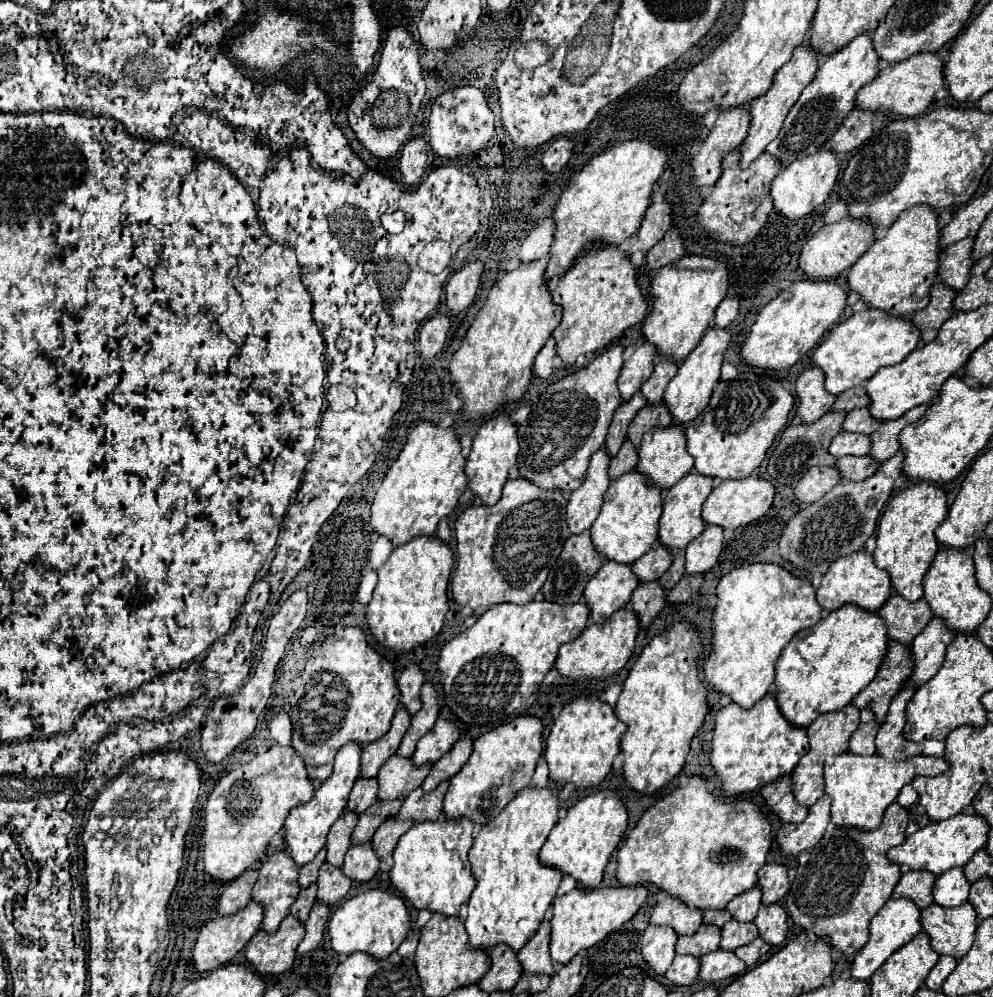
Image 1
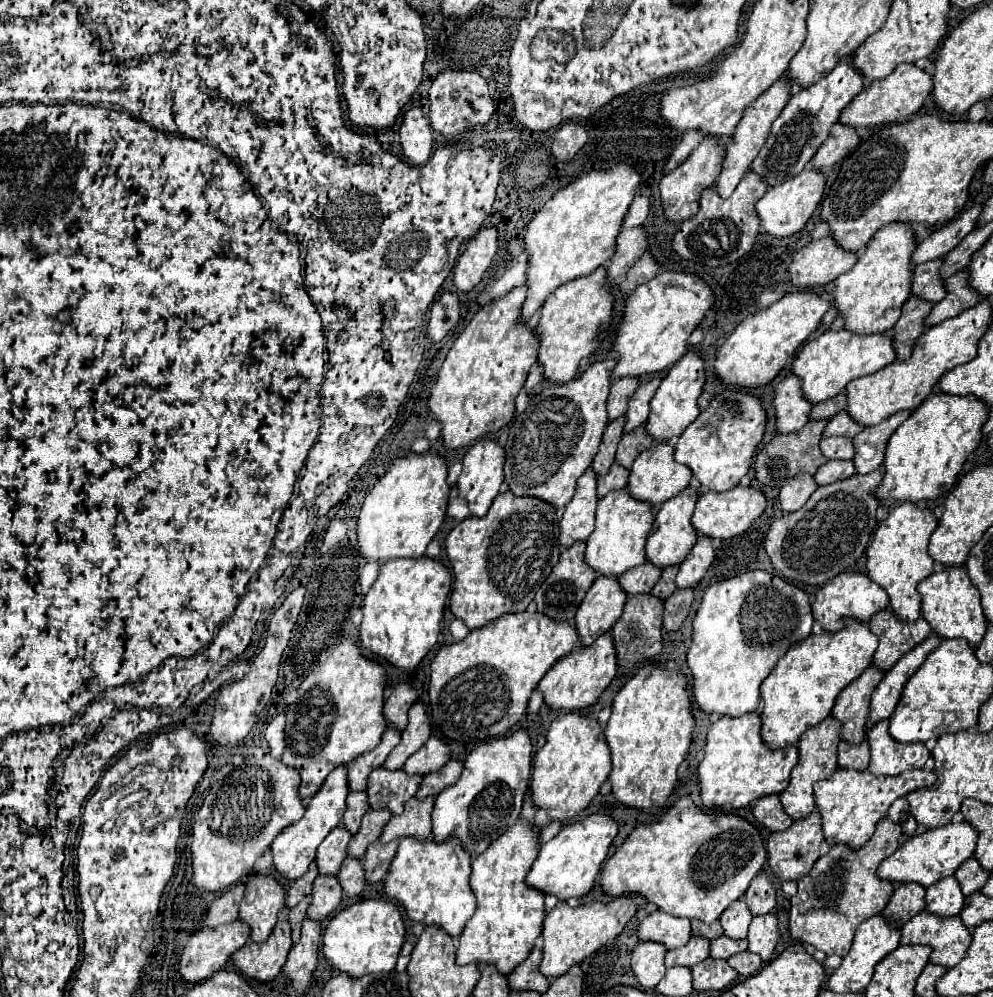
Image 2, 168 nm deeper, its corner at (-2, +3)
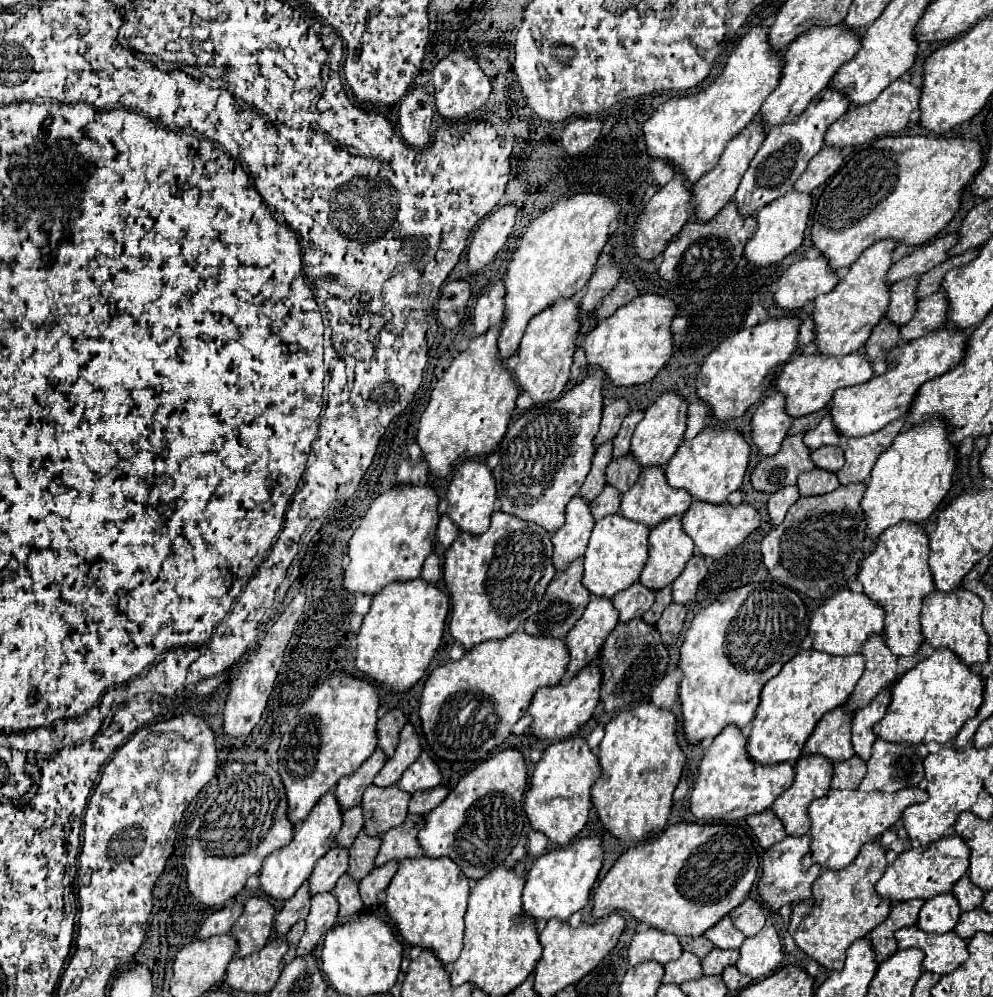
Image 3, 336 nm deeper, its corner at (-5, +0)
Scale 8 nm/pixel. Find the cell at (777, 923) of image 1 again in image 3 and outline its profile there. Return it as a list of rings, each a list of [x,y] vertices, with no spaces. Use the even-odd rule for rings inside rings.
[[[768,922],[756,936],[748,936],[740,946],[736,968],[754,980],[770,976],[782,962],[782,944],[776,928]]]

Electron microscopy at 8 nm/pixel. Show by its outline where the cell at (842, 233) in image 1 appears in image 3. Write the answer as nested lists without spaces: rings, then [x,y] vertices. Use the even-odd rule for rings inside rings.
[[[824,256],[814,260],[802,258],[784,270],[778,280],[778,292],[774,294],[774,302],[780,308],[798,310],[808,300],[814,300],[820,294],[826,294],[838,284],[838,274],[830,268]]]

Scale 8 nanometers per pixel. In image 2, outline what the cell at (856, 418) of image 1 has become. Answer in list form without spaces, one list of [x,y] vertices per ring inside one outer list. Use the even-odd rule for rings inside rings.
[[[847,411],[837,413],[835,417],[831,417],[827,421],[827,427],[823,429],[823,437],[831,437],[831,435],[839,435],[839,437],[855,437],[859,431],[863,429],[863,425],[857,425],[855,421],[851,421]]]

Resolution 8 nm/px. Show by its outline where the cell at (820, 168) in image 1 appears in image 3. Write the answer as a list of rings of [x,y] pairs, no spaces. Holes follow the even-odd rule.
[[[788,192],[786,196],[782,196],[780,200],[774,200],[772,204],[768,204],[768,208],[762,208],[756,214],[758,220],[758,230],[756,234],[748,240],[744,256],[754,262],[756,266],[768,266],[774,262],[780,262],[784,256],[788,256],[790,252],[794,252],[802,240],[804,240],[804,232],[808,228],[808,218],[810,218],[810,210],[812,210],[812,194],[806,192]]]

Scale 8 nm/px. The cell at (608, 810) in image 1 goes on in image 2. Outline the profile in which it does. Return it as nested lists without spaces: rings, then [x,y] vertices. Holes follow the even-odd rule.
[[[589,815],[577,823],[567,823],[561,831],[541,845],[539,855],[525,877],[525,883],[531,889],[541,889],[545,895],[555,895],[559,901],[567,901],[571,897],[583,897],[591,891],[595,877],[601,871],[601,863],[607,857],[609,845],[617,835],[617,823],[607,815]]]

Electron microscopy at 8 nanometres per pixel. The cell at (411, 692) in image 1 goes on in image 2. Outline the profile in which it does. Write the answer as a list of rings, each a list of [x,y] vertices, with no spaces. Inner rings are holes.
[[[405,683],[397,685],[391,691],[391,697],[387,699],[385,707],[383,707],[383,715],[387,719],[387,723],[391,727],[395,727],[397,731],[403,731],[407,725],[407,711],[409,707],[417,701],[417,691]]]

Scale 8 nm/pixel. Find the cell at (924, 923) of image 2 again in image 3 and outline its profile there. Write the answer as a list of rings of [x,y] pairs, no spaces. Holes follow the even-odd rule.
[[[912,926],[900,928],[894,938],[900,950],[920,948],[926,954],[922,962],[924,970],[936,972],[940,976],[960,968],[968,960],[968,942],[956,936],[954,930],[946,934],[926,934],[924,930]]]

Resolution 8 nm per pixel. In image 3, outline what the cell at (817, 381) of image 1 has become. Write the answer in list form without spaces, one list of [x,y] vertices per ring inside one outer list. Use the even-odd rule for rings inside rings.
[[[770,392],[752,418],[752,436],[760,454],[776,454],[792,422],[794,418],[784,412],[784,396],[778,396],[778,392]]]

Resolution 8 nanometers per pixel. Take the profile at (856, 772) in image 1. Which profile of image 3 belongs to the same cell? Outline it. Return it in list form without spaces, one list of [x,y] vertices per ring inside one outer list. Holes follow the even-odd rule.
[[[920,786],[902,788],[900,792],[860,792],[856,790],[828,790],[820,800],[812,800],[808,814],[812,820],[810,836],[812,846],[802,860],[802,868],[808,870],[814,864],[840,870],[858,856],[860,848],[890,828],[910,804],[928,800],[928,792]]]

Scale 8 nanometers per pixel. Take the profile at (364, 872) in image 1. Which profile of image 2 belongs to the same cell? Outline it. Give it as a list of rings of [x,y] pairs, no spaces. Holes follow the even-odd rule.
[[[347,857],[337,873],[337,879],[345,891],[345,895],[349,899],[355,899],[361,895],[361,891],[365,889],[365,871],[361,869],[361,861],[353,859],[353,857]]]

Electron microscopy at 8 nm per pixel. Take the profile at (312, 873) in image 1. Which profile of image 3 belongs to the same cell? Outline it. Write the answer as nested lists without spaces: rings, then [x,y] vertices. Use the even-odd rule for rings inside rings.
[[[304,882],[300,886],[300,890],[286,900],[284,908],[276,914],[276,932],[284,934],[290,930],[292,924],[296,924],[298,920],[304,920],[310,912],[310,892],[308,892],[308,882]]]

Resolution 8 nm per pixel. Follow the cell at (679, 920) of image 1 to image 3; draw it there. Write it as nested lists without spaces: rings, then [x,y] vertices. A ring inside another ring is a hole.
[[[648,928],[632,938],[632,944],[628,948],[628,962],[630,966],[636,966],[644,960],[666,964],[670,960],[676,960],[680,954],[682,946],[678,936],[672,936],[670,932],[660,932],[658,928]]]

